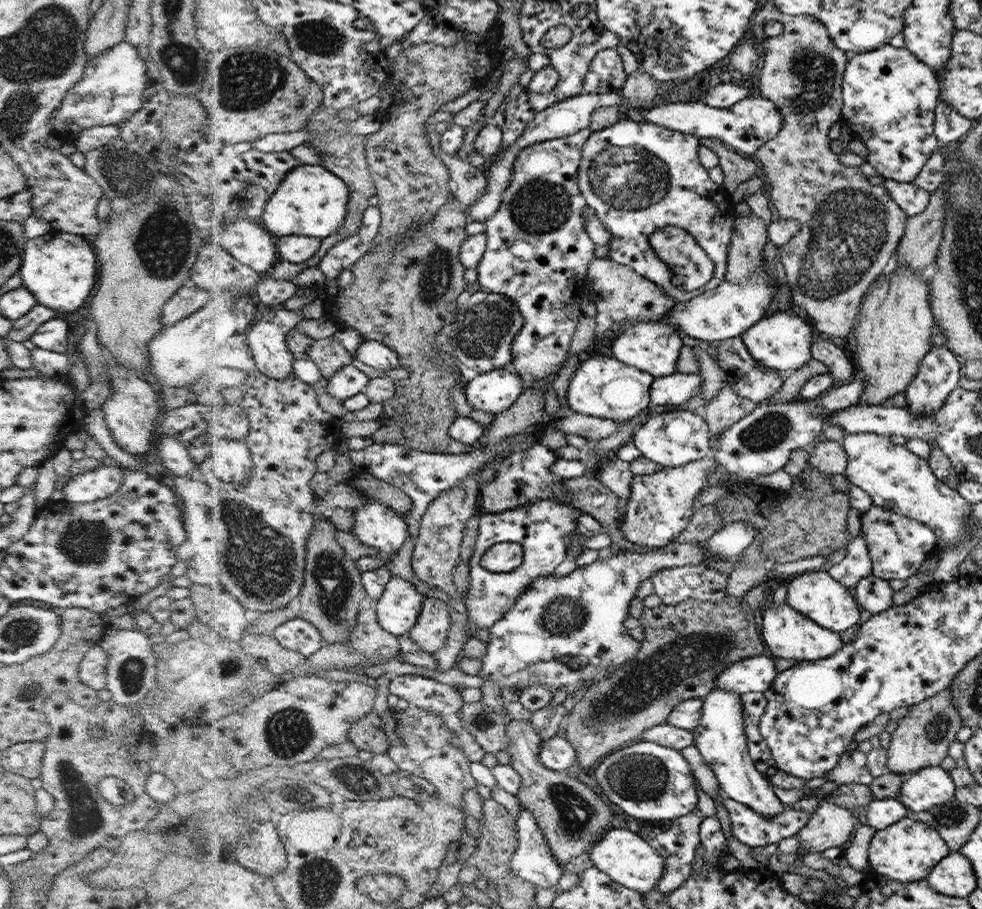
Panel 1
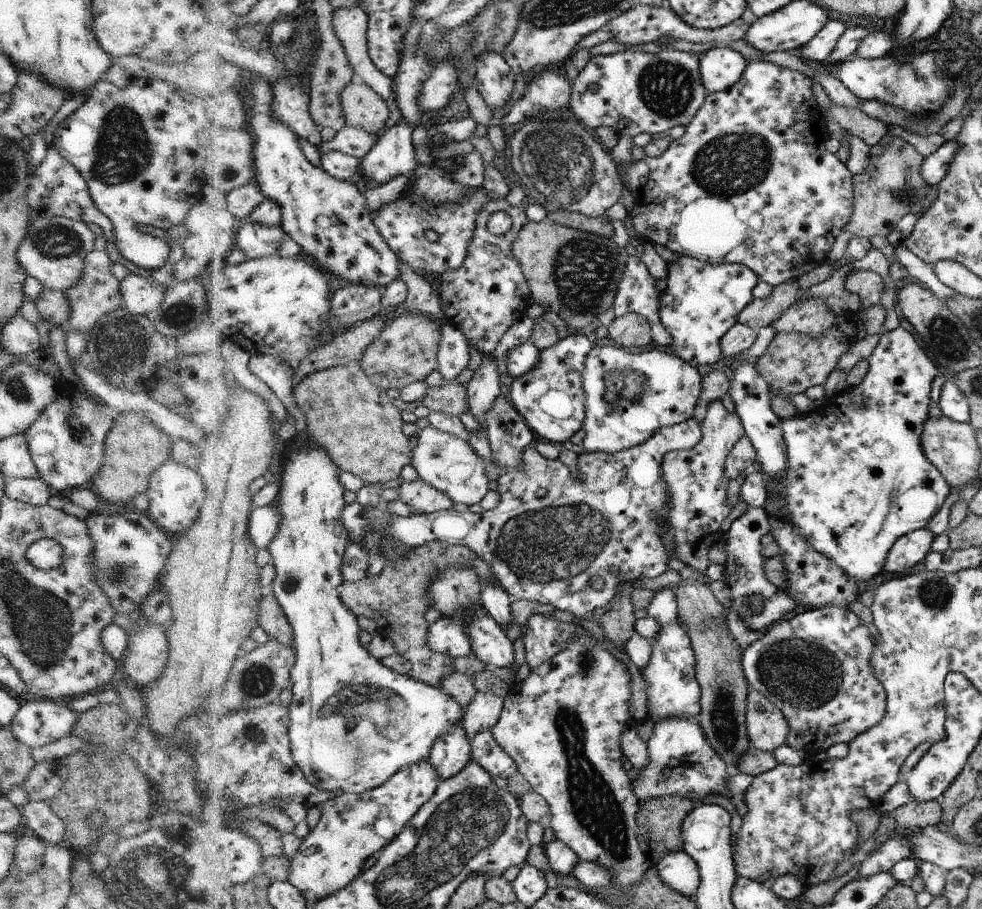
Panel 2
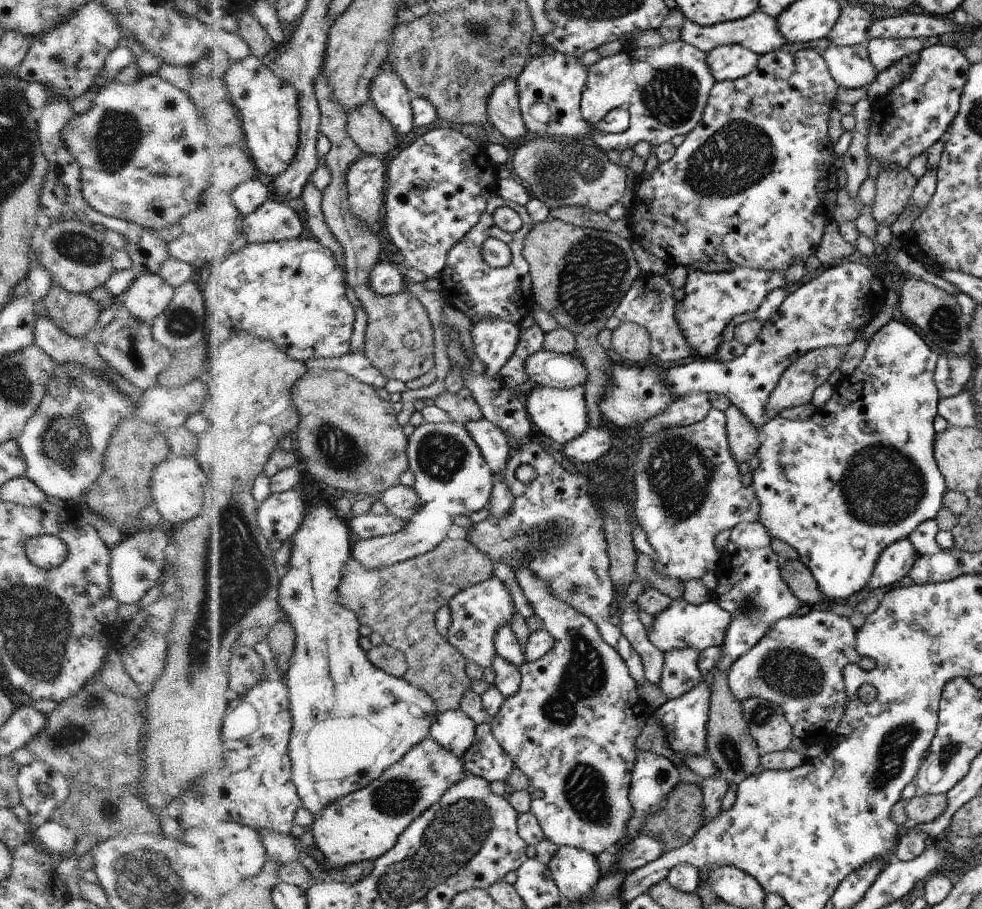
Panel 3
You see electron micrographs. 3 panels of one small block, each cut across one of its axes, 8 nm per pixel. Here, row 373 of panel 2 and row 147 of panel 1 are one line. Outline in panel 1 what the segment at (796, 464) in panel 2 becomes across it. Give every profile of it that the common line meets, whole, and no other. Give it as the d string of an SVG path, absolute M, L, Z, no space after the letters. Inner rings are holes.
M884 45L870 52L849 55L842 82L842 117L852 125L852 138L859 139L868 148L867 162L885 179L910 184L926 165L926 160L938 148L934 108L940 100L940 82L933 68L922 62L905 46Z

